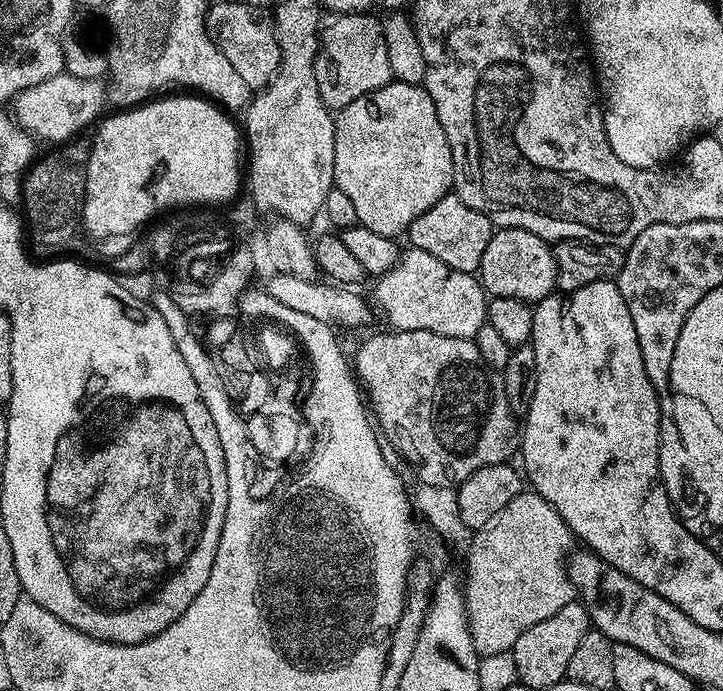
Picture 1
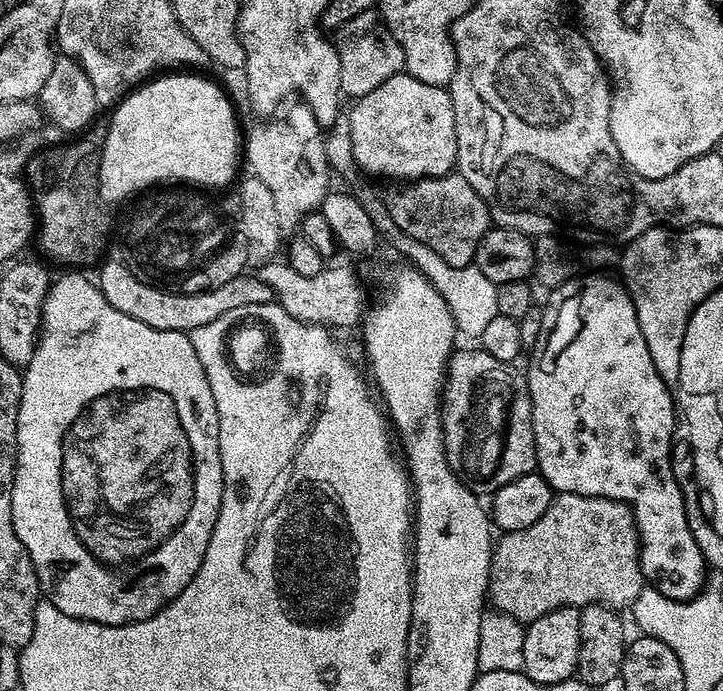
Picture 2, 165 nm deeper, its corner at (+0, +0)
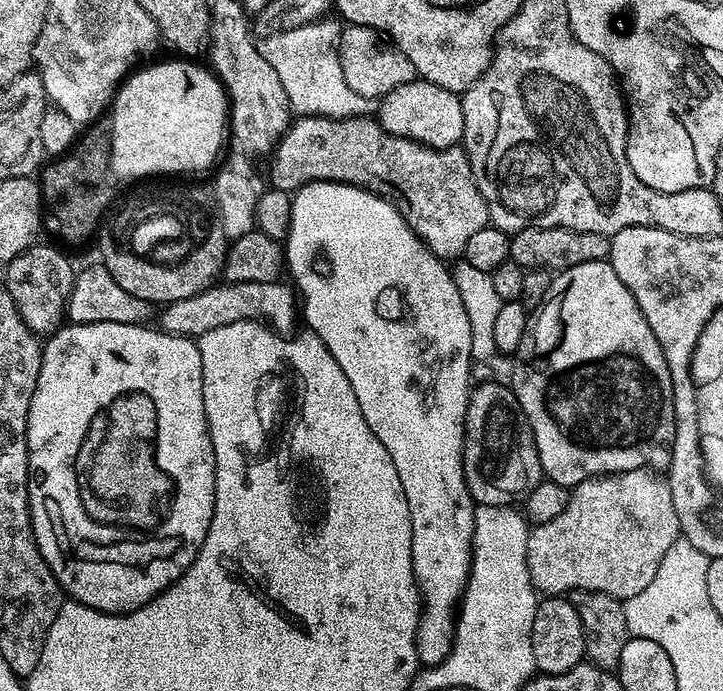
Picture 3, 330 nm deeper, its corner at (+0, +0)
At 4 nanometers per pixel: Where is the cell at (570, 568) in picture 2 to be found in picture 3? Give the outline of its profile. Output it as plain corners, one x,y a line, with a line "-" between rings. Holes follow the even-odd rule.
635,468
629,472
610,472
603,476
590,476
571,489
566,510
562,510
562,514
558,514
558,518
550,518
550,522
535,525
529,531
528,569
530,570
530,578
537,593
540,594
564,596
575,591
601,592
602,594
610,594
616,600
623,602
634,598
634,594
638,594
641,590
646,590
646,586
650,586
650,581
654,579
654,573
658,571
658,566
662,563
666,550
670,550
670,546
674,546
674,542
678,539
681,539
678,513
674,510
674,498
670,498
670,486
663,475
646,468

